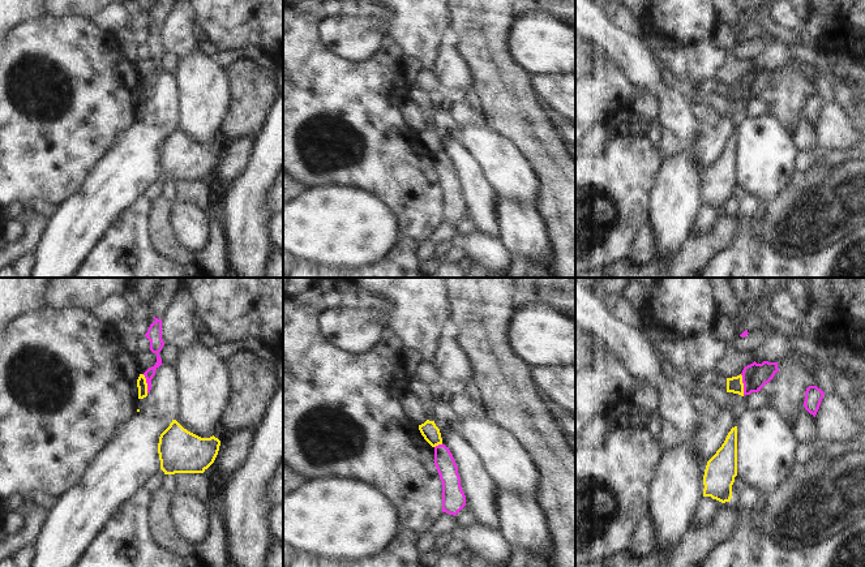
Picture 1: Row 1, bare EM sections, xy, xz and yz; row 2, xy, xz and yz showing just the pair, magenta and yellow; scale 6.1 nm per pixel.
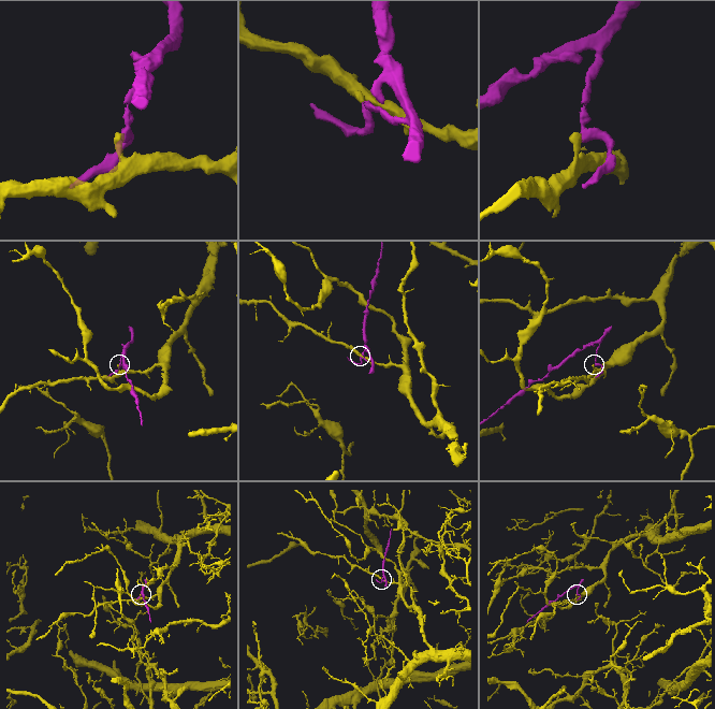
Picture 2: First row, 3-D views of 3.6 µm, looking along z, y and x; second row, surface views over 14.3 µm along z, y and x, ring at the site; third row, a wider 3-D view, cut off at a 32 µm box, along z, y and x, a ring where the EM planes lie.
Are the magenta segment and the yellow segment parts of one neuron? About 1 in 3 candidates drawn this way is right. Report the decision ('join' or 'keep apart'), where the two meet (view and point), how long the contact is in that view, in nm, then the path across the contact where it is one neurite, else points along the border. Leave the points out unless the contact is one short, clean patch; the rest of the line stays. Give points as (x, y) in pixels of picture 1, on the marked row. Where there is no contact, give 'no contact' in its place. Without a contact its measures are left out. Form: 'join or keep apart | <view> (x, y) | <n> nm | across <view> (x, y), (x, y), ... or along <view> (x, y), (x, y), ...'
keep apart | yz (744, 385) | 130 nm | along yz (740, 374), (744, 394)

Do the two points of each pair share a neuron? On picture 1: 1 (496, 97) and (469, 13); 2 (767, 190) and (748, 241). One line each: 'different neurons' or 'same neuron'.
1: same neuron
2: different neurons

